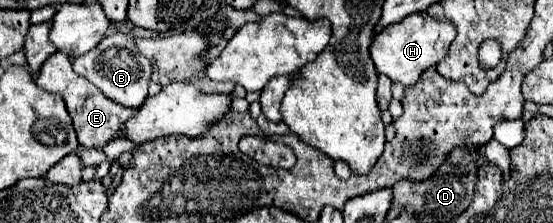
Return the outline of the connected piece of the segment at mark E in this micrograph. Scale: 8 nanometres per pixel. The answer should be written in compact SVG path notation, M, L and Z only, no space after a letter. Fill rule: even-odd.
M61 51L51 55L43 63L35 83L39 87L43 87L45 91L59 93L65 99L67 111L69 111L69 115L73 119L73 127L77 131L77 139L87 149L91 149L91 147L103 149L109 141L125 137L123 123L137 113L137 109L131 109L131 107L119 107L119 103L113 103L111 99L101 95L101 91L97 91L97 87L93 87L85 77L79 77L77 73L73 73L71 59L65 53L61 53Z

